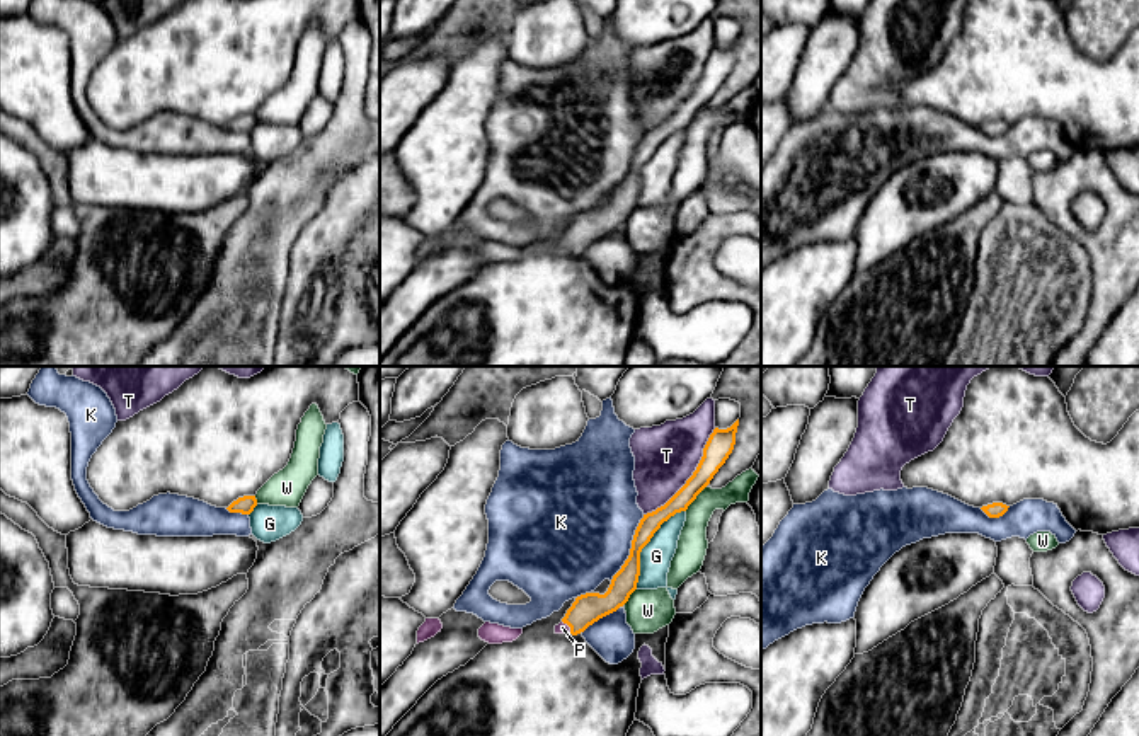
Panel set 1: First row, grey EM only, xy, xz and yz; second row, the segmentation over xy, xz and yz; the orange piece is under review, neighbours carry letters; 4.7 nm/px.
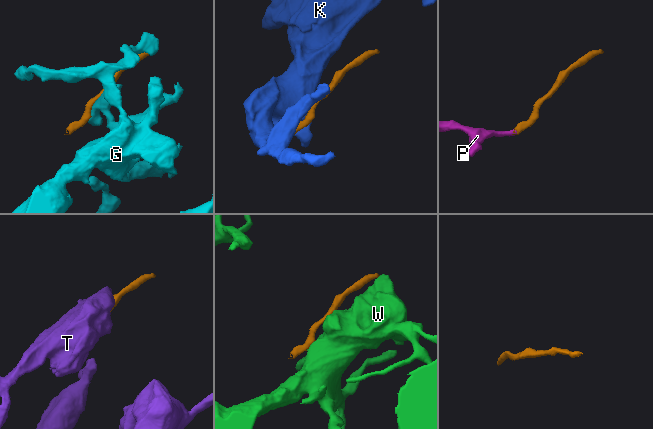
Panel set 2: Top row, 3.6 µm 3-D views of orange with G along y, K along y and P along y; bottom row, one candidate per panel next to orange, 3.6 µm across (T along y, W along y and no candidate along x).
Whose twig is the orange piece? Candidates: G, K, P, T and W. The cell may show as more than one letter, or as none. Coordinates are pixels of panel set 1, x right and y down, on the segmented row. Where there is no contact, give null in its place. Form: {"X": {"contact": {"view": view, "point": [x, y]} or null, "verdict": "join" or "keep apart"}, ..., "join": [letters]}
{"G": {"contact": {"view": "xz", "point": [646, 544]}, "verdict": "keep apart"}, "K": {"contact": {"view": "xz", "point": [632, 547]}, "verdict": "keep apart"}, "P": {"contact": {"view": "xz", "point": [569, 626]}, "verdict": "join"}, "T": {"contact": {"view": "xz", "point": [692, 476]}, "verdict": "keep apart"}, "W": {"contact": {"view": "xz", "point": [695, 498]}, "verdict": "keep apart"}, "join": ["P"]}

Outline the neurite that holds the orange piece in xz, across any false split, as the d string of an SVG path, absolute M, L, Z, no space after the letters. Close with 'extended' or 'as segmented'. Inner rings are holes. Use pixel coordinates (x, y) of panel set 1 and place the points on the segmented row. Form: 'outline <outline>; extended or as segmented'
outline M739 419L727 429L713 429L703 448L703 457L686 484L664 506L644 515L640 520L632 540L630 555L613 576L608 591L604 595L586 593L577 596L562 622L555 625L555 634L577 635L628 601L630 595L637 589L642 549L664 521L676 513L686 511L696 496L710 484L734 450L737 426Z; extended

